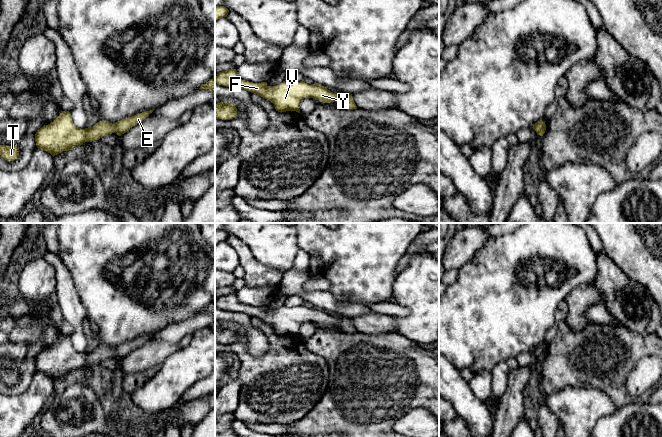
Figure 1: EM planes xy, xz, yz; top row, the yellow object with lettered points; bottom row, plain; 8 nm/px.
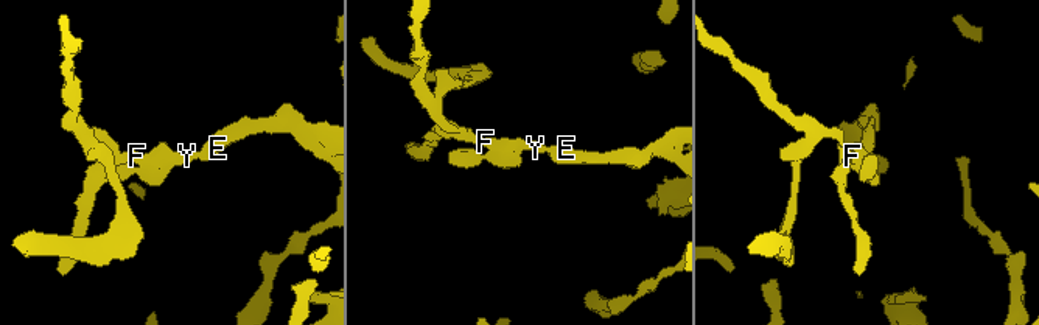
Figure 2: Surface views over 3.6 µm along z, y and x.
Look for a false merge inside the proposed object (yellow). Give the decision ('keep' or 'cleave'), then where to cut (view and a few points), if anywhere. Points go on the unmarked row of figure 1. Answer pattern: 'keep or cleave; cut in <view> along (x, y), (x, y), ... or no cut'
keep; no cut

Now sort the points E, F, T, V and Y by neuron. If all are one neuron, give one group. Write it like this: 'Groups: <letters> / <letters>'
Groups: E F T V Y

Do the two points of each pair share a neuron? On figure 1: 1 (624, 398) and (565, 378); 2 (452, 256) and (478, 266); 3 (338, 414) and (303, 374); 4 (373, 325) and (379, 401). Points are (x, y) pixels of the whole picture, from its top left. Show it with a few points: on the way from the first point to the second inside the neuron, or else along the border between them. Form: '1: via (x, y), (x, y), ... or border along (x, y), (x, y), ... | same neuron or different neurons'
1: via (609, 383), (599, 378), (580, 378) | same neuron
2: border along (483, 245), (457, 269) | different neurons
3: border along (329, 373), (325, 393), (307, 413) | different neurons
4: border along (357, 331), (374, 335) | different neurons

